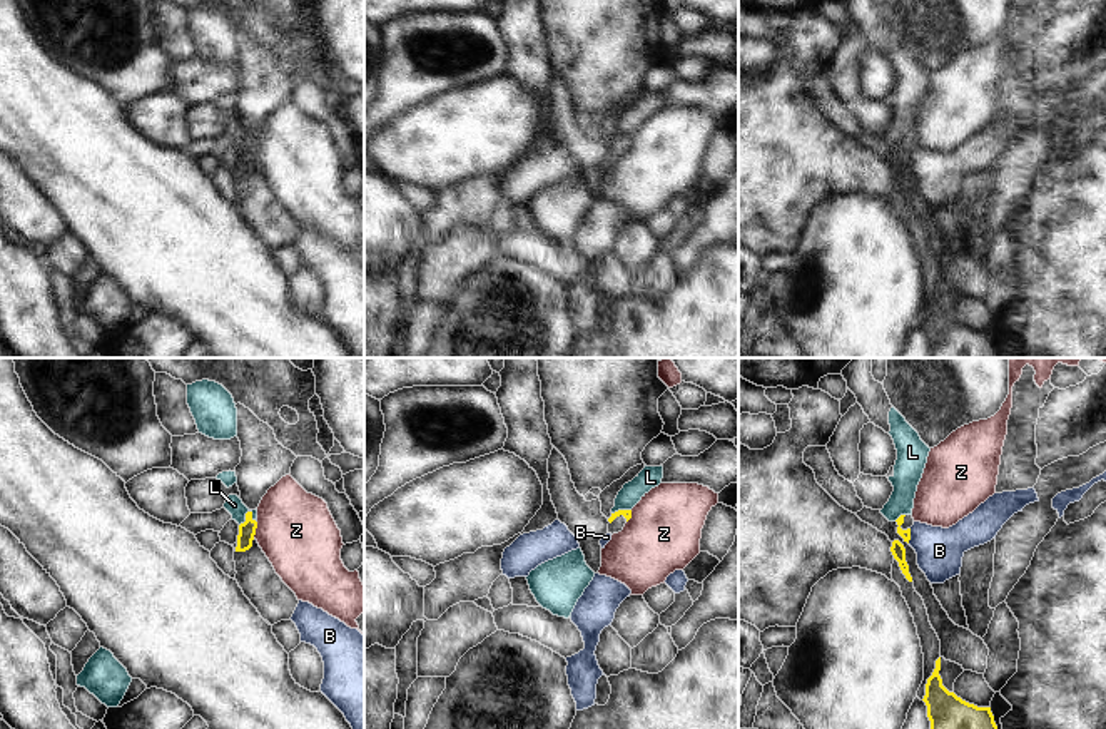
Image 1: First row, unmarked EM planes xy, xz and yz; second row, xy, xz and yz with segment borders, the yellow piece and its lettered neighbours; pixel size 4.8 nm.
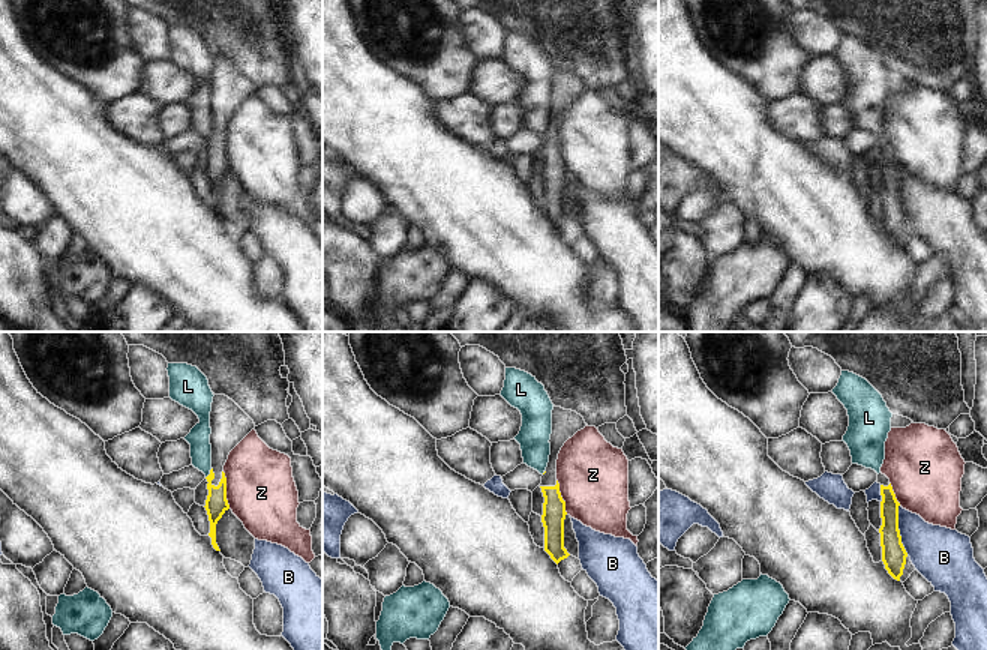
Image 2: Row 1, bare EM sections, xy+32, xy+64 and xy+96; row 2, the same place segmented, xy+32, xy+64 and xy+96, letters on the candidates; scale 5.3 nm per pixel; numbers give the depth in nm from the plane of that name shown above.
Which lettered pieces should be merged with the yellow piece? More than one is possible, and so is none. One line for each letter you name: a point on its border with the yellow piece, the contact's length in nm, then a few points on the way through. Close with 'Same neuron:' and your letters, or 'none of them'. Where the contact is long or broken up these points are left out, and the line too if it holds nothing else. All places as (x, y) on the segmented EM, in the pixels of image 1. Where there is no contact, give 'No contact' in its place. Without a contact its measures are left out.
Same neuron: none of them

